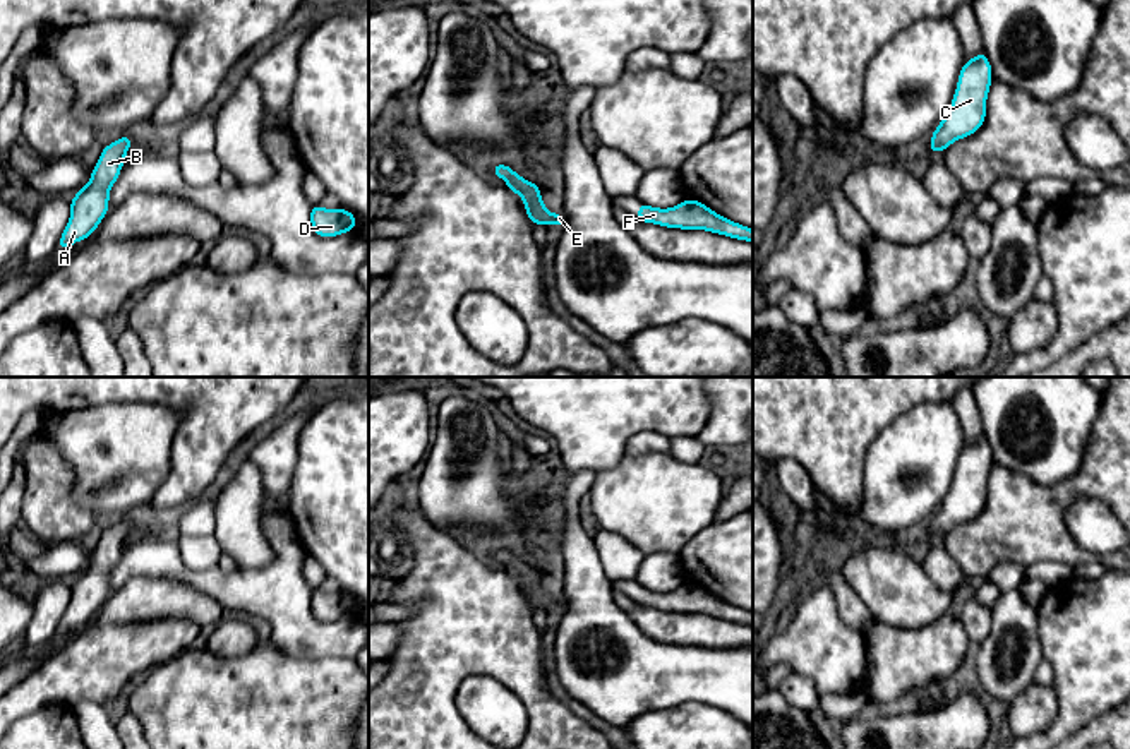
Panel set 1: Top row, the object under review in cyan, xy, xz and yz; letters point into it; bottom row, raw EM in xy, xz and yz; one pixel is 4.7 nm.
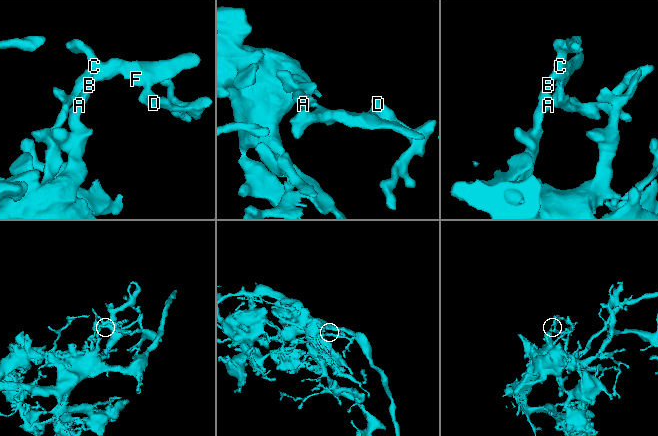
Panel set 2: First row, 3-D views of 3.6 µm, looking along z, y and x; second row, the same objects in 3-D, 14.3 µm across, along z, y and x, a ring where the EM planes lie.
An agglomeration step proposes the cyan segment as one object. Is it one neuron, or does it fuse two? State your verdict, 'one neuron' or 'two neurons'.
one neuron

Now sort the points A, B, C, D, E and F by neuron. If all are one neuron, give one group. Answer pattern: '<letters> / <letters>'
A B C D E F

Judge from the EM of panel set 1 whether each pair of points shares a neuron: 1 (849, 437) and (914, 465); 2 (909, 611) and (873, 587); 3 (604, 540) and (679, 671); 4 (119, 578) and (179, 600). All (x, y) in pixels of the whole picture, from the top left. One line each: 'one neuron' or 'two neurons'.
1: two neurons
2: one neuron
3: two neurons
4: two neurons

